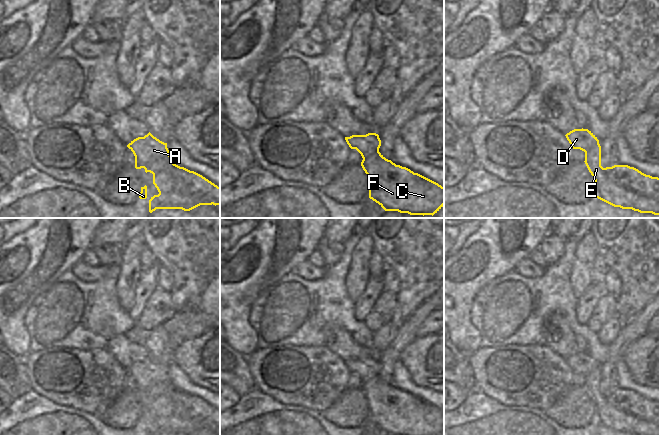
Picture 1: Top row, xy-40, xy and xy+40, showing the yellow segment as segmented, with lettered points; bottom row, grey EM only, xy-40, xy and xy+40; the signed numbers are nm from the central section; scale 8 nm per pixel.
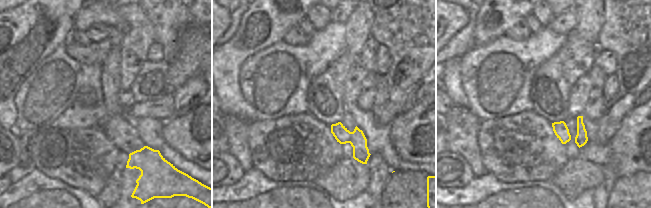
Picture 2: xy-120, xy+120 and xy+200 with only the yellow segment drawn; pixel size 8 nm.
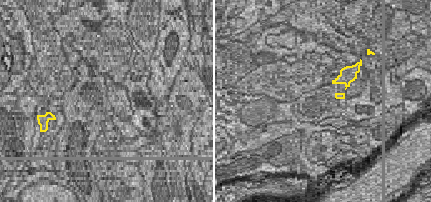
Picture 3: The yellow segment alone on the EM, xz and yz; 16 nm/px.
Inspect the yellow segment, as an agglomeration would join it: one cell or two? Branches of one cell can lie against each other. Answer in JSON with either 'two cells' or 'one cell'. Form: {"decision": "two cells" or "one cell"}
{"decision": "two cells"}

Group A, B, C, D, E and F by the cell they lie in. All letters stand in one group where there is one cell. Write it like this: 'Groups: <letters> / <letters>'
Groups: A D / B C E F.

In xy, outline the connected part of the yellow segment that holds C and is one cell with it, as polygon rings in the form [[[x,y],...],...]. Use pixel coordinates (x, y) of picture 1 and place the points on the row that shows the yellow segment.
[[[379,151],[364,158],[361,166],[369,182],[369,198],[385,211],[434,215],[444,206],[444,187],[396,165]]]

